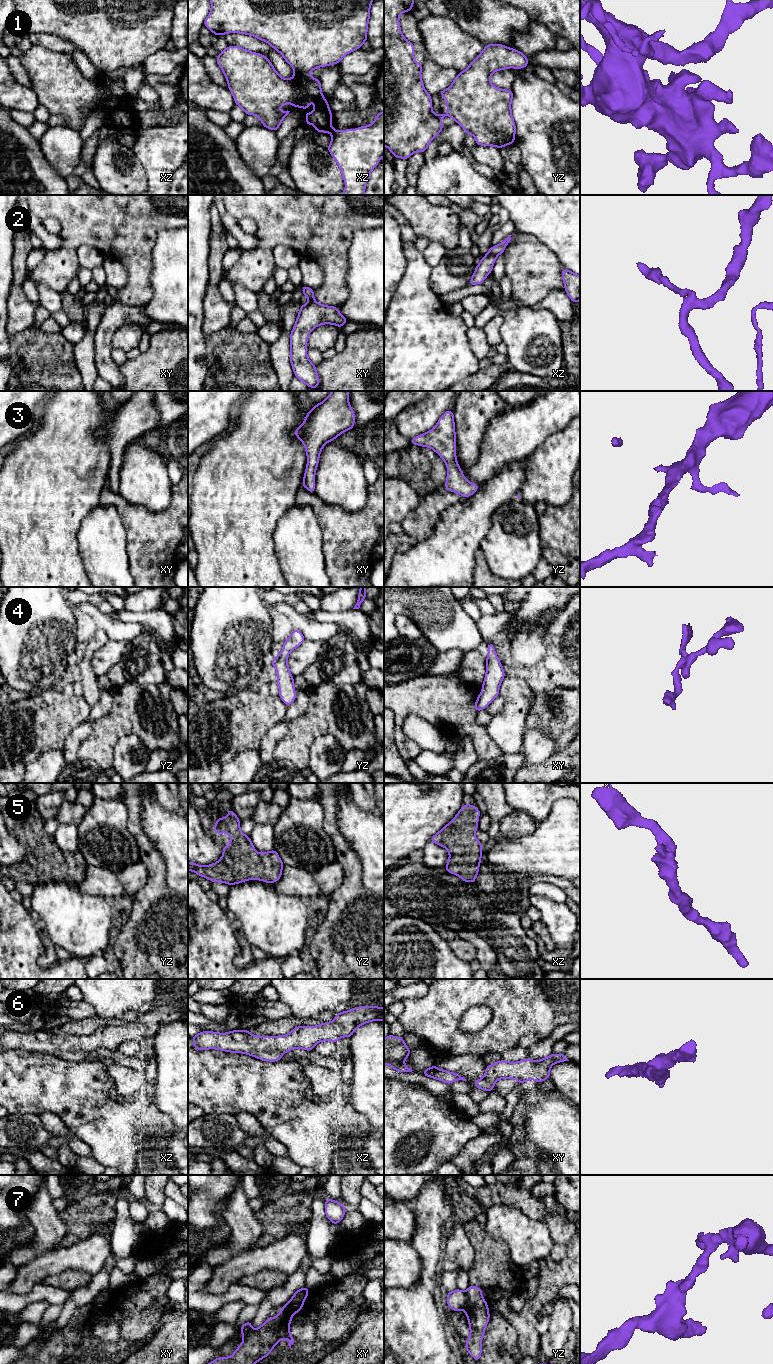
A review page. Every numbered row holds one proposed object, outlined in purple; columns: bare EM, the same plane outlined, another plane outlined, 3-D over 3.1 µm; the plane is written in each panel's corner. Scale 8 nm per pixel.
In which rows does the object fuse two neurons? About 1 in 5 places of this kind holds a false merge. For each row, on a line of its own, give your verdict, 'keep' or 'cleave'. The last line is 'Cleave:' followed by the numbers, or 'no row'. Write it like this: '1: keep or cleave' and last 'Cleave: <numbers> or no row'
1: keep
2: keep
3: keep
4: keep
5: keep
6: keep
7: cleave
Cleave: 7

